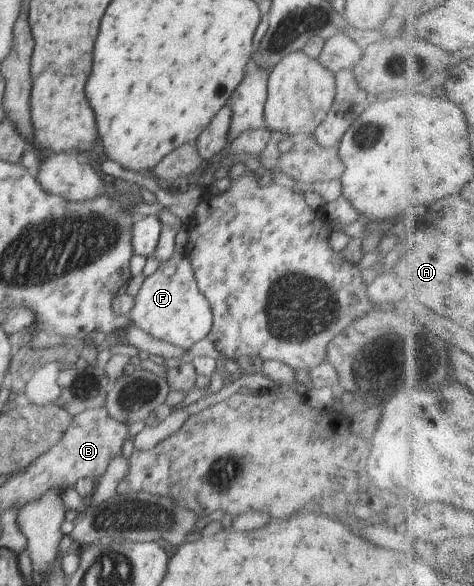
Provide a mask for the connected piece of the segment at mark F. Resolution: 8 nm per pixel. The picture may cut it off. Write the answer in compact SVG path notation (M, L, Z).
M174 254L166 262L161 262L157 270L146 277L134 295L135 304L128 316L146 334L161 341L189 349L195 342L207 337L213 325L213 312L208 299L200 292L191 262L184 254Z

